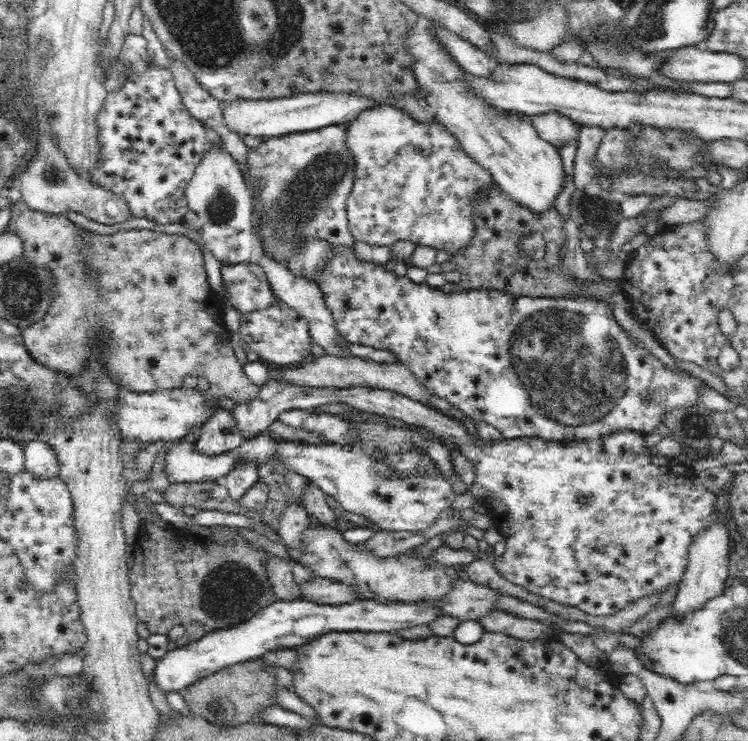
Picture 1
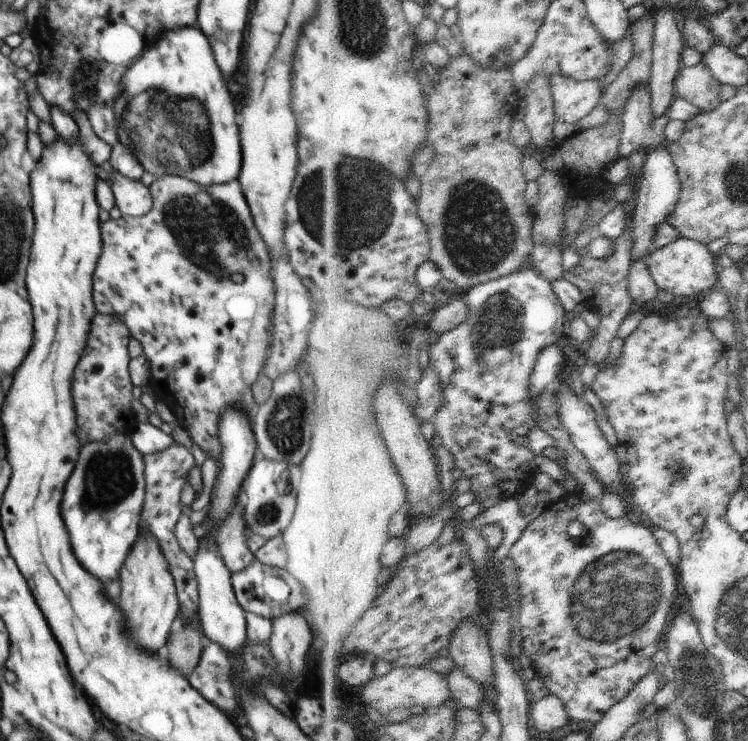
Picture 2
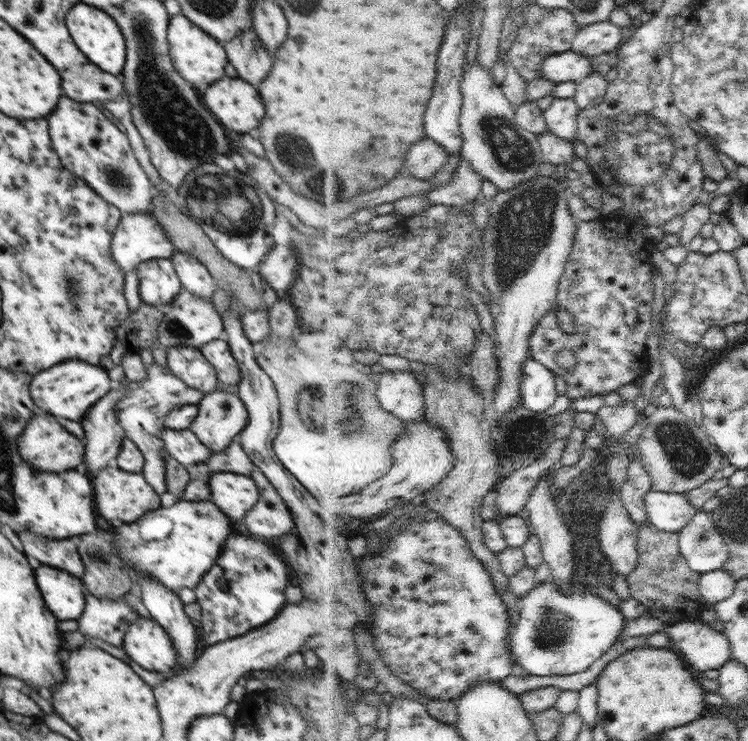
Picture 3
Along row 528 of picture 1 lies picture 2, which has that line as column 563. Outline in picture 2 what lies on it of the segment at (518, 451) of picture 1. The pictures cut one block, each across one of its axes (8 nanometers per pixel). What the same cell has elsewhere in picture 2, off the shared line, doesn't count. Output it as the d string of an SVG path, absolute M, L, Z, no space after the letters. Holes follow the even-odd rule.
M581 489L574 490L557 503L552 503L530 526L524 531L522 538L514 545L511 558L518 565L521 600L521 632L523 635L524 652L530 656L536 666L536 676L544 680L550 693L561 696L567 704L567 709L574 719L580 722L592 721L595 724L603 721L608 711L636 692L639 684L652 672L658 670L656 652L660 650L660 642L673 625L673 619L678 613L678 607L683 599L683 585L678 576L678 570L671 562L664 547L656 538L652 528L634 524L630 520L613 519L603 509L603 501L592 498Z

